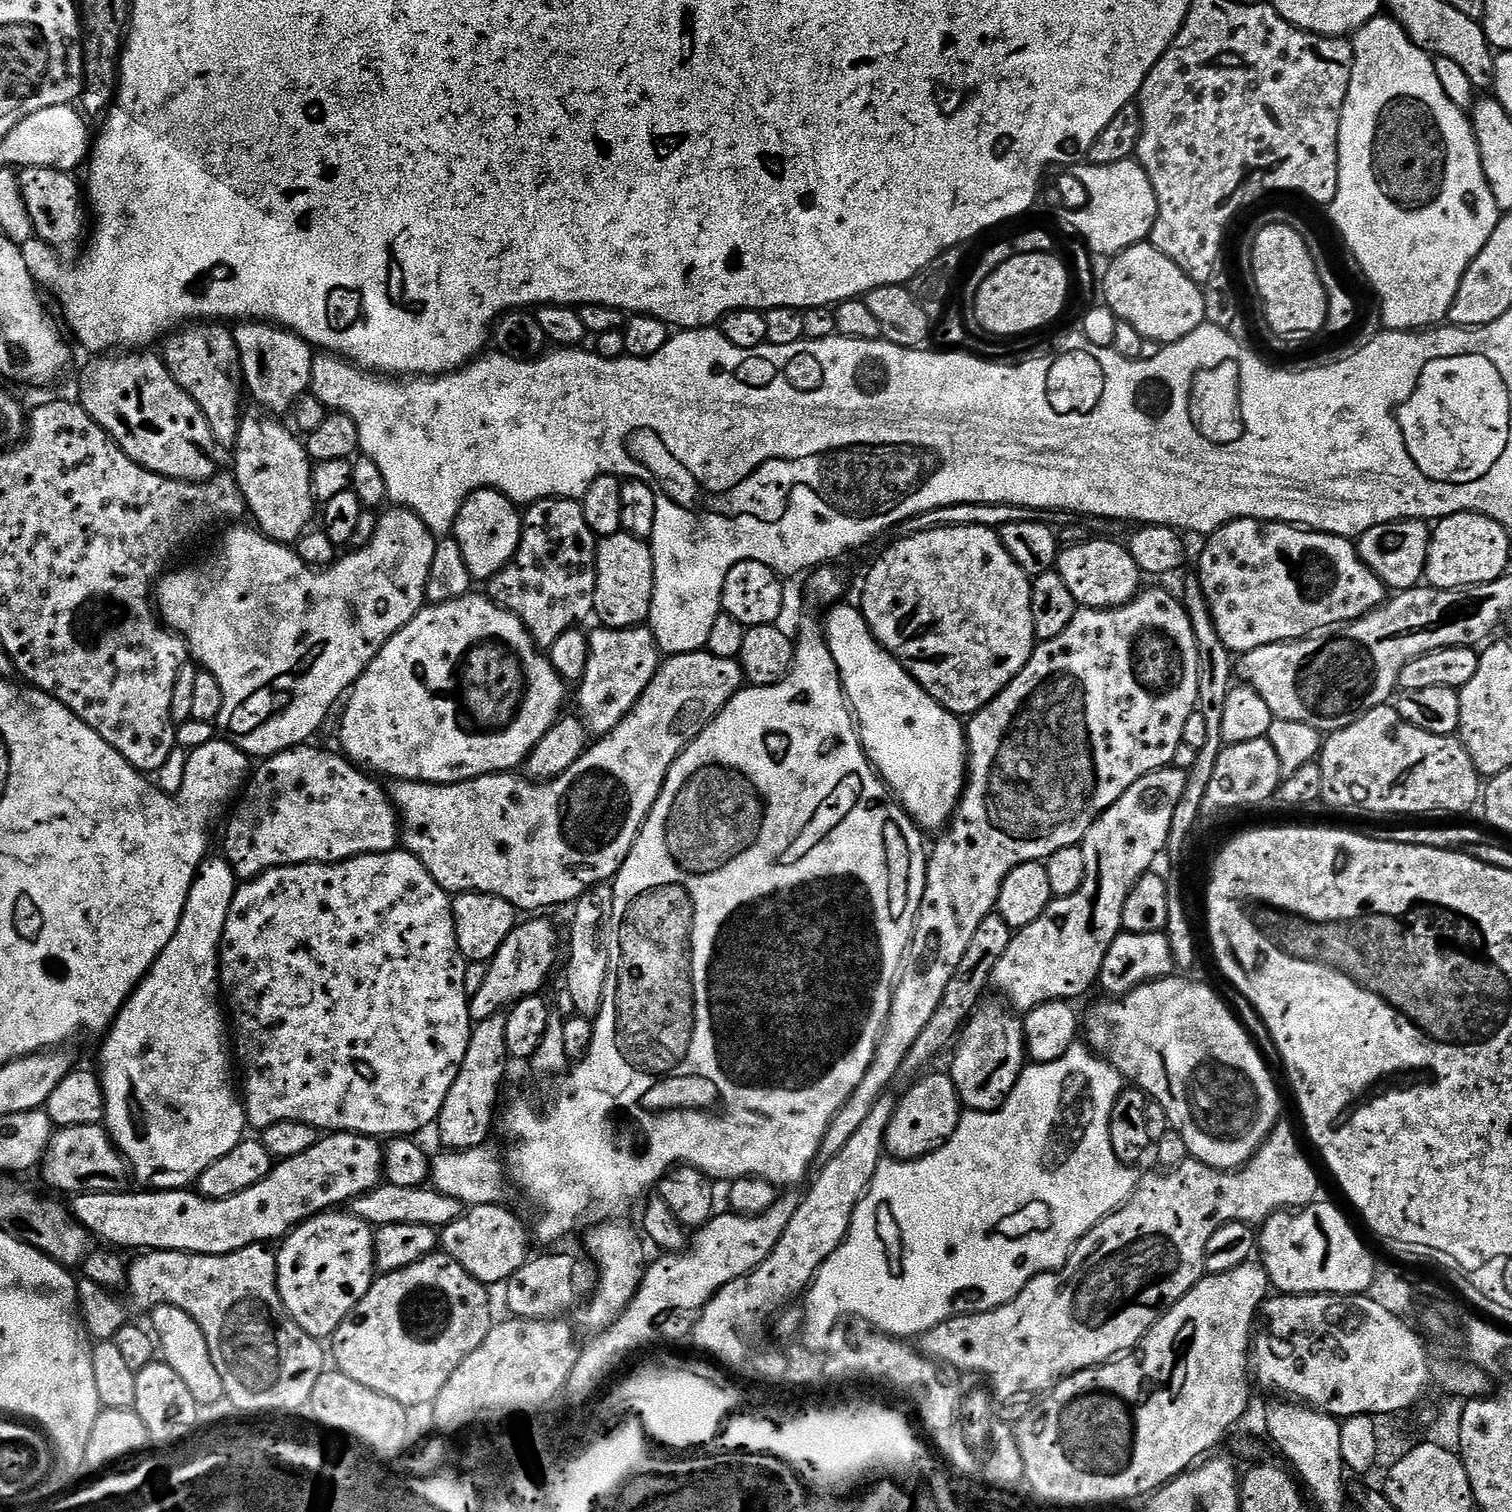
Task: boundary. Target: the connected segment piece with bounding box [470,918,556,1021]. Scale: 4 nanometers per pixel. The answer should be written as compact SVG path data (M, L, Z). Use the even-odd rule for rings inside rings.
M528 918L517 923L516 929L502 942L498 954L488 964L486 982L482 982L482 990L470 998L473 1021L485 1020L501 1010L507 1009L517 1000L537 995L540 987L548 980L552 967L556 964L556 956L552 951L556 948L556 928L548 920Z

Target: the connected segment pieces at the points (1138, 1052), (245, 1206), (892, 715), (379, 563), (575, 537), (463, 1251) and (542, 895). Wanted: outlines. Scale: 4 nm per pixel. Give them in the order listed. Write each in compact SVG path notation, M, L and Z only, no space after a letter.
M1173 974L1163 976L1160 980L1152 980L1149 984L1139 984L1126 995L1119 998L1104 998L1101 1004L1096 1004L1085 1015L1082 1020L1082 1032L1086 1037L1089 1048L1098 1056L1103 1056L1108 1063L1114 1066L1114 1070L1120 1072L1121 1077L1129 1085L1135 1086L1141 1092L1147 1094L1155 1103L1166 1110L1166 1118L1171 1131L1182 1134L1182 1142L1186 1142L1188 1155L1191 1159L1201 1160L1206 1166L1211 1168L1223 1168L1225 1170L1235 1170L1244 1167L1251 1160L1253 1154L1264 1145L1264 1139L1272 1133L1276 1127L1280 1116L1280 1092L1276 1089L1276 1080L1272 1077L1270 1069L1264 1065L1264 1060L1260 1057L1258 1049L1252 1045L1250 1037L1244 1033L1242 1025L1236 1021L1236 1016L1224 1005L1224 1000L1208 984L1199 984L1196 980L1187 980L1184 974Z
M334 1132L325 1135L306 1154L279 1161L262 1182L230 1198L207 1200L195 1190L82 1192L71 1197L70 1211L95 1239L97 1236L108 1243L105 1245L120 1250L140 1248L136 1250L221 1256L251 1244L279 1241L297 1224L357 1200L377 1187L383 1175L384 1149L377 1137Z
M837 603L829 607L828 621L823 621L824 639L830 646L830 654L834 654L834 662L840 671L840 681L845 690L860 688L857 694L849 695L851 708L857 729L860 733L860 745L868 755L868 761L876 769L876 773L884 779L884 783L892 790L892 795L908 812L909 818L921 830L936 828L940 830L956 815L956 807L964 794L964 786L968 779L968 737L961 717L954 712L940 712L920 688L916 688L913 676L904 676L876 644L872 644L872 628L866 622L863 611L852 604Z
M392 506L383 515L377 519L374 538L370 538L368 544L357 547L352 550L356 552L342 557L337 564L332 564L321 572L315 572L310 565L304 564L303 558L298 553L292 552L296 550L289 545L271 540L255 527L232 526L229 527L232 529L221 538L220 545L209 554L205 564L200 564L197 568L184 568L181 572L169 571L157 583L154 600L163 623L184 637L191 659L203 671L214 674L214 678L218 678L218 686L222 686L222 714L218 728L224 731L221 733L231 744L238 746L238 750L242 750L250 758L277 756L279 752L285 752L288 748L299 748L305 742L311 741L308 739L323 726L324 719L332 712L332 707L345 699L346 693L366 670L366 666L370 666L370 662L379 654L382 646L386 646L386 642L390 642L390 638L398 634L398 630L402 630L402 626L406 626L410 618L414 618L420 613L421 608L425 607L424 587L426 578L430 578L430 561L434 559L437 537L432 535L426 522L422 522L422 518L418 518L418 514L414 514L409 508Z
M579 499L529 504L522 512L518 550L501 572L487 580L486 595L524 623L537 648L550 650L566 630L593 615L597 543Z
M478 1204L469 1207L454 1222L446 1225L438 1236L438 1244L444 1255L454 1258L454 1262L458 1262L458 1266L462 1266L462 1270L469 1272L473 1278L485 1286L503 1285L529 1263L527 1261L529 1229L527 1232L523 1222L510 1209L504 1207L500 1204Z
M706 650L682 654L681 656L668 656L654 674L650 686L646 686L642 698L638 698L638 702L630 710L630 714L626 714L626 718L622 718L622 722L618 722L618 726L614 726L612 732L599 737L595 743L589 746L580 755L578 762L574 762L574 766L570 766L570 770L566 770L566 774L558 774L558 778L553 780L537 782L520 774L479 776L473 780L463 780L457 784L425 784L422 780L392 780L390 799L400 817L403 847L407 852L420 859L422 866L426 866L426 870L430 870L434 882L438 882L438 886L442 886L445 892L449 894L462 892L494 894L506 898L506 902L510 902L521 913L528 912L524 914L536 914L539 913L536 912L539 908L552 908L555 904L569 903L568 905L571 905L579 900L581 894L586 890L590 890L596 884L609 883L616 877L622 862L626 862L626 858L638 838L640 827L646 822L646 818L666 782L670 766L678 759L681 752L695 740L696 735L727 706L730 698L740 691L743 680L744 671L740 668L739 659L718 658L711 656Z

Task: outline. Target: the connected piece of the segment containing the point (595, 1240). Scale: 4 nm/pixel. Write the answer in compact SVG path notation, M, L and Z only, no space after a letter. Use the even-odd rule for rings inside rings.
M601 1221L586 1236L586 1248L598 1266L598 1286L594 1296L582 1308L575 1307L570 1316L575 1327L585 1326L589 1332L603 1331L625 1312L633 1300L646 1269L645 1241L628 1226L627 1221ZM644 1243L644 1244L643 1244Z

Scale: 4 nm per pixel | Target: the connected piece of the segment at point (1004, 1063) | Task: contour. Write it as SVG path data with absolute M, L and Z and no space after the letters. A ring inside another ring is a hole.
M990 1000L981 1003L980 1007L972 1013L964 1026L964 1031L955 1041L954 1051L951 1053L951 1056L953 1055L952 1069L950 1069L952 1081L960 1095L961 1105L973 1112L993 1112L1002 1107L1026 1067L1023 1019L1007 1003L999 1004L996 1000Z

